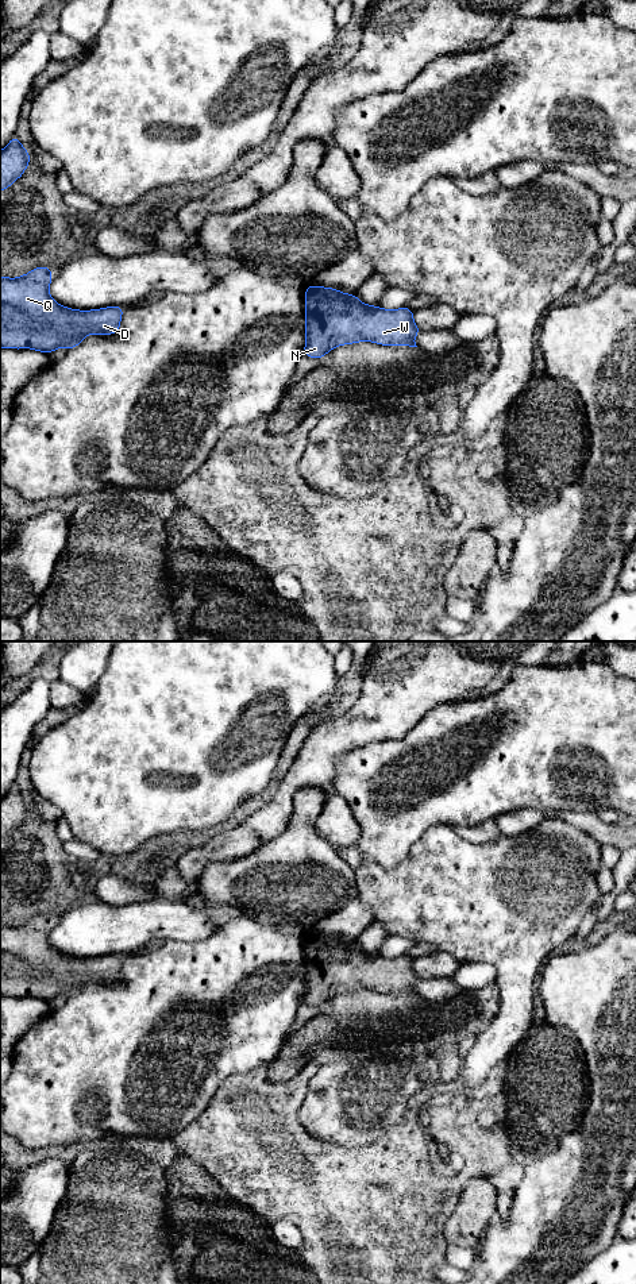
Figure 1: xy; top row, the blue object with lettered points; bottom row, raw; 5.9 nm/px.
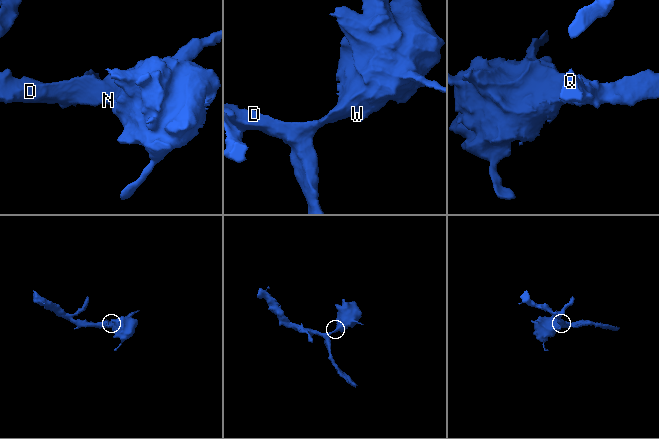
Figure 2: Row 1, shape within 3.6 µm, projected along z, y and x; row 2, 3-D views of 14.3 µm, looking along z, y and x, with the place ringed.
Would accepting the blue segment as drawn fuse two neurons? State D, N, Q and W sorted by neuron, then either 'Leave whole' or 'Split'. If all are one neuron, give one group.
Groups: D N Q W. Leave whole

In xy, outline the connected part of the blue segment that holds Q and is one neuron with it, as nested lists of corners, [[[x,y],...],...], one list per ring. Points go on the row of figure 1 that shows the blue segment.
[[[39,266],[19,278],[0,277],[0,347],[4,348],[32,348],[50,354],[65,347],[77,347],[88,333],[111,335],[120,331],[120,320],[124,306],[107,306],[93,311],[77,311],[57,304],[49,294],[49,285],[53,271],[47,266]]]

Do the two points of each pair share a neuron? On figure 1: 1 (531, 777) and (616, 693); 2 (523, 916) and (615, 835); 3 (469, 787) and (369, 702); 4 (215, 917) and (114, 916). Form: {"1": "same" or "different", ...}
{"1": "same", "2": "different", "3": "different", "4": "same"}

